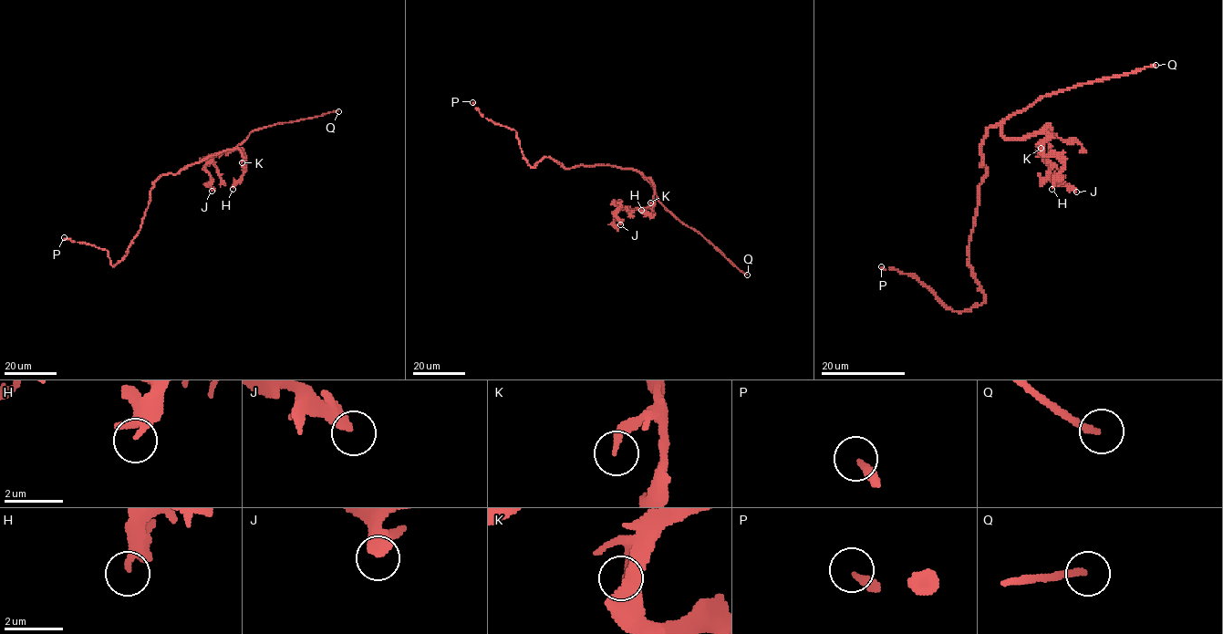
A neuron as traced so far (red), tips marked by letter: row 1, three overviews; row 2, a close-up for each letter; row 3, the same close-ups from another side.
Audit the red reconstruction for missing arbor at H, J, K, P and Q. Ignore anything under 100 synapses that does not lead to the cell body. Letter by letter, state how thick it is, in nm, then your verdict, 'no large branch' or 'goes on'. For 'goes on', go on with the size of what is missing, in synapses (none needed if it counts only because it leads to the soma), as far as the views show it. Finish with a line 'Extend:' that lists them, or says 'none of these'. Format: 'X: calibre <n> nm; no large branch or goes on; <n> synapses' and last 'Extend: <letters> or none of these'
H: calibre 190 nm; no large branch
J: calibre 460 nm; no large branch
K: calibre 160 nm; no large branch
P: calibre 300 nm; no large branch
Q: calibre 200 nm; goes on; 300 synapses
Extend: Q

